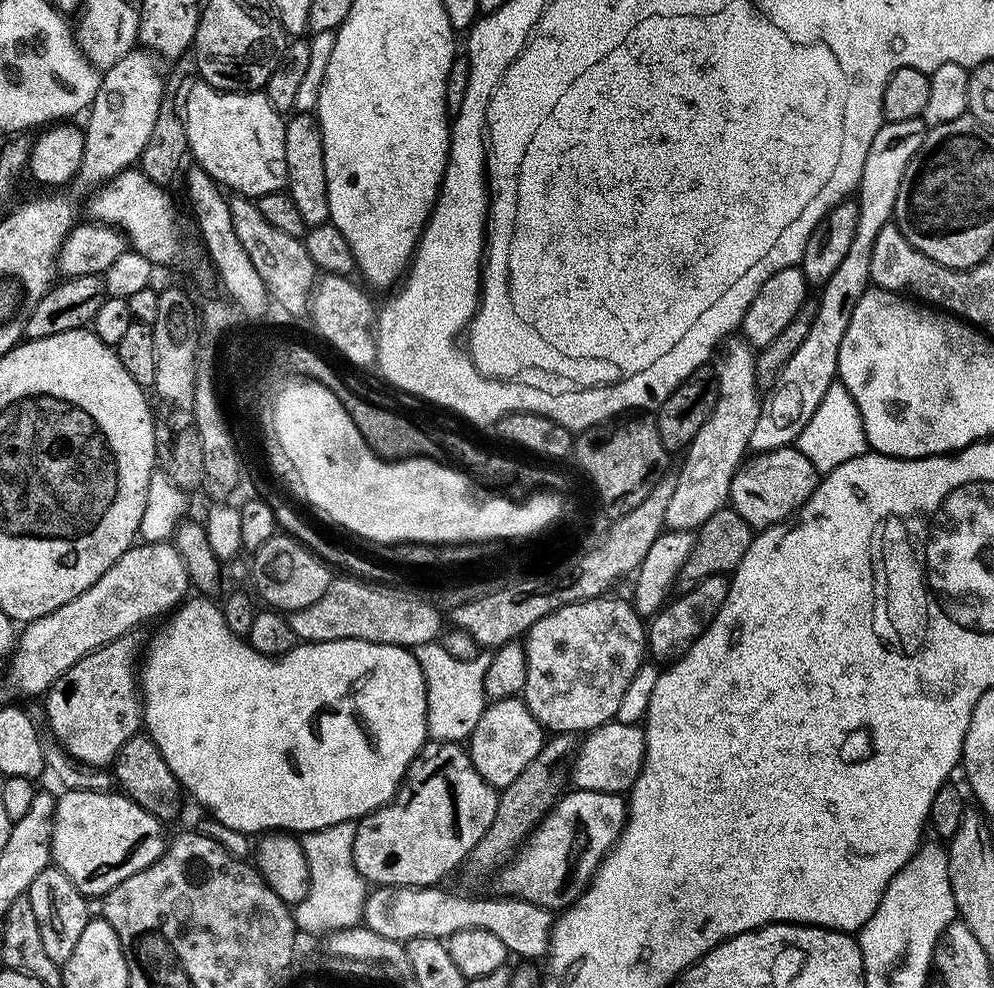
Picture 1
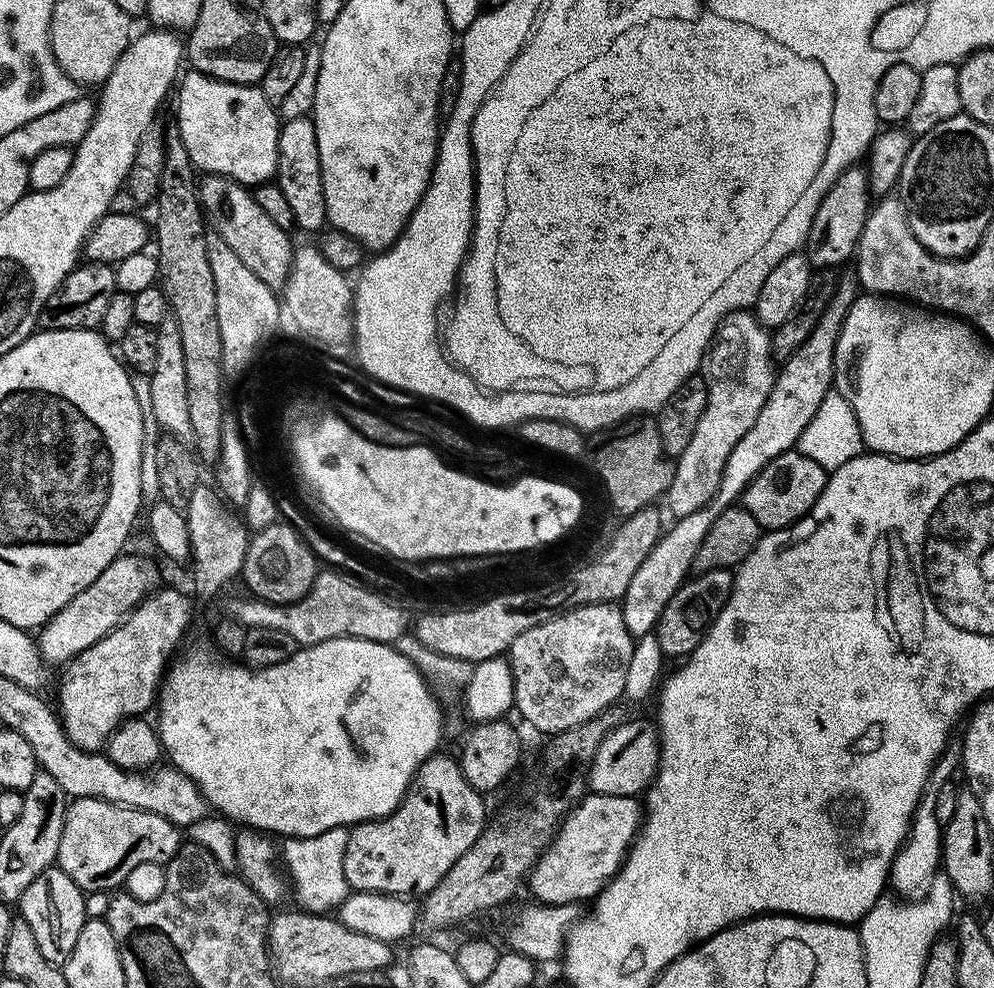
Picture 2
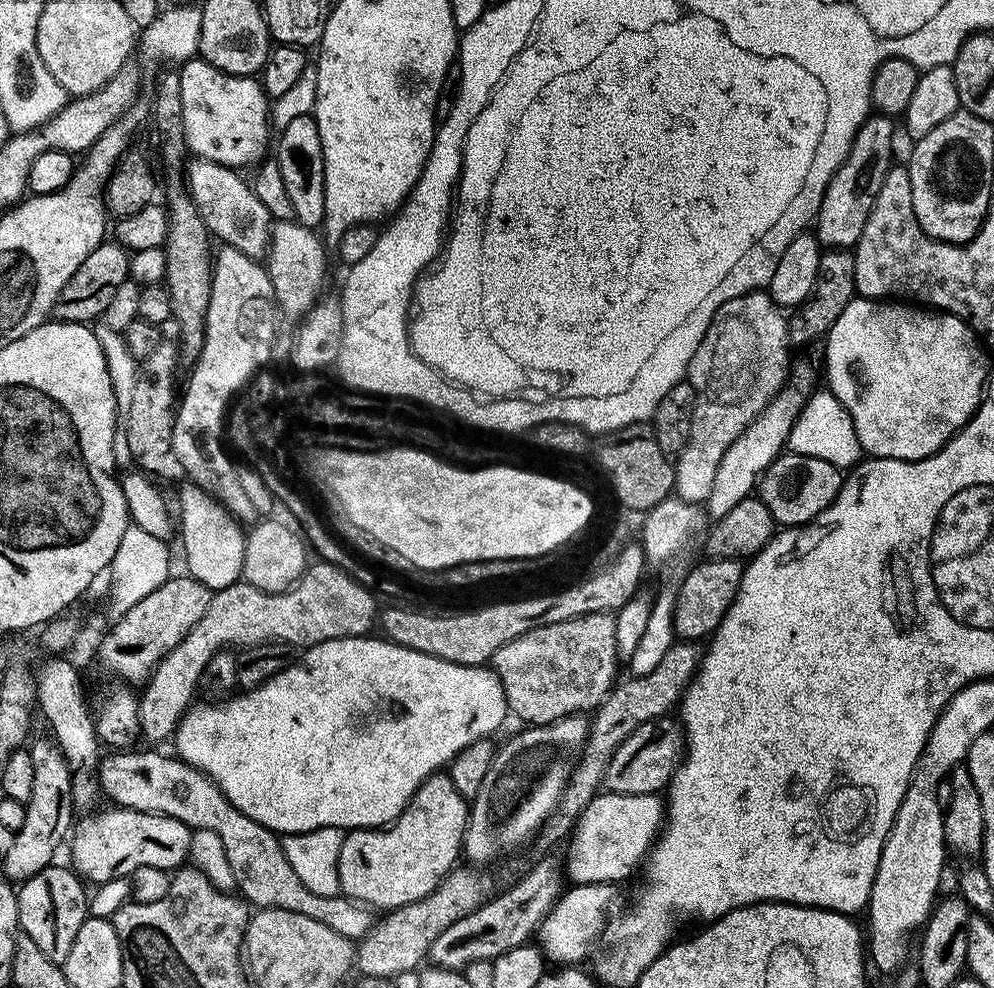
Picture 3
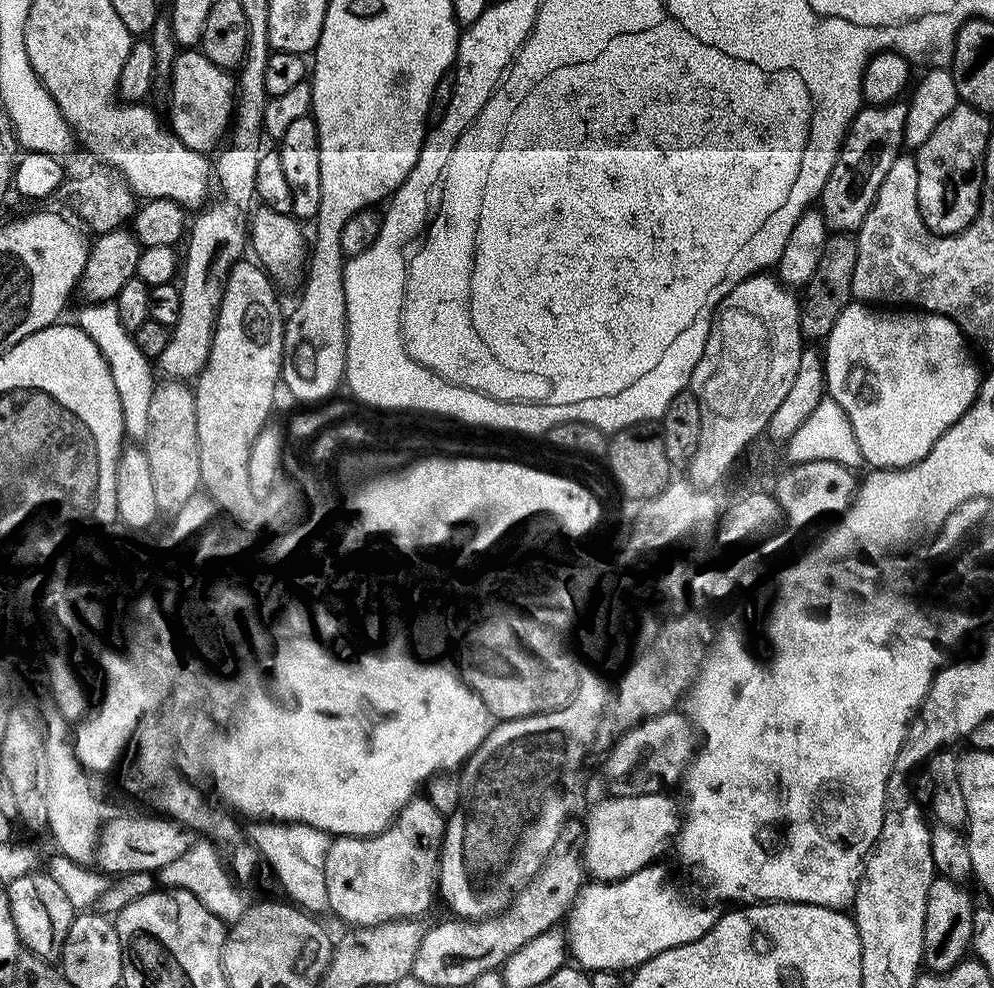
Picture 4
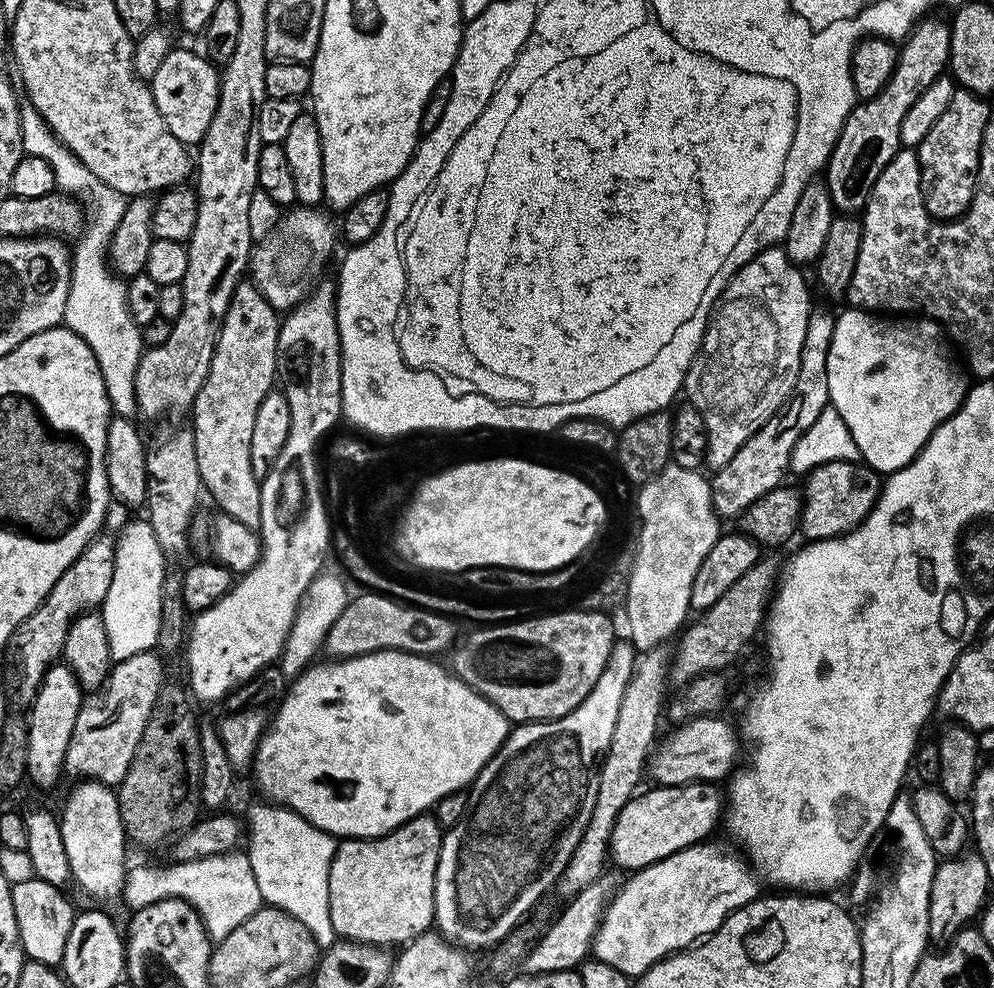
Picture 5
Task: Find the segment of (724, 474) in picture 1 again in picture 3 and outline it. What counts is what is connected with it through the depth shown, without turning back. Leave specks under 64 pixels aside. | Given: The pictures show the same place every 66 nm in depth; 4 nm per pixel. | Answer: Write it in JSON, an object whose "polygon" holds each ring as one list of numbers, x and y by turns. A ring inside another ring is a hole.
{"polygon":[[757,290,741,296,730,298,714,314,698,350,694,354,691,366,688,367,687,379,696,391,696,409,690,426,688,444,675,457,676,472,675,495,687,504,703,505,710,494,710,486,714,486,714,473,718,471,718,462,722,462,722,454,750,422,754,422,762,414,762,410,784,389,788,383,790,359,788,360,788,316,779,304,772,301,767,291]]}

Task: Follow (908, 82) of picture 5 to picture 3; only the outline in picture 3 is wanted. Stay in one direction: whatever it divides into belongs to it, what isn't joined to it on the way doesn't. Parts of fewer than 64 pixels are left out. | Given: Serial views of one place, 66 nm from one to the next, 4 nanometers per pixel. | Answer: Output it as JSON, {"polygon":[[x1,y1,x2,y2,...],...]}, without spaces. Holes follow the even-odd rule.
{"polygon":[[879,114,869,115,864,124,854,134,854,142,838,170,830,178,822,194,820,208,816,211,814,235,825,249,855,249,858,238,862,238,862,229,866,227,866,218,878,198,885,174,893,167,892,139,896,136,893,117]]}

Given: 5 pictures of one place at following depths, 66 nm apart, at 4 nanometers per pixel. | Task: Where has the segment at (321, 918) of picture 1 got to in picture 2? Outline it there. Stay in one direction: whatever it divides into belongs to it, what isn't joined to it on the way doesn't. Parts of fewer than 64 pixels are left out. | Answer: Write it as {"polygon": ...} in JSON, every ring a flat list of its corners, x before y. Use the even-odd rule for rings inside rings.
{"polygon":[[345,827,331,828,320,835,289,837,283,841,282,858,295,879,297,905,303,911,324,914,337,909,348,896,350,889,343,864,348,833]]}

